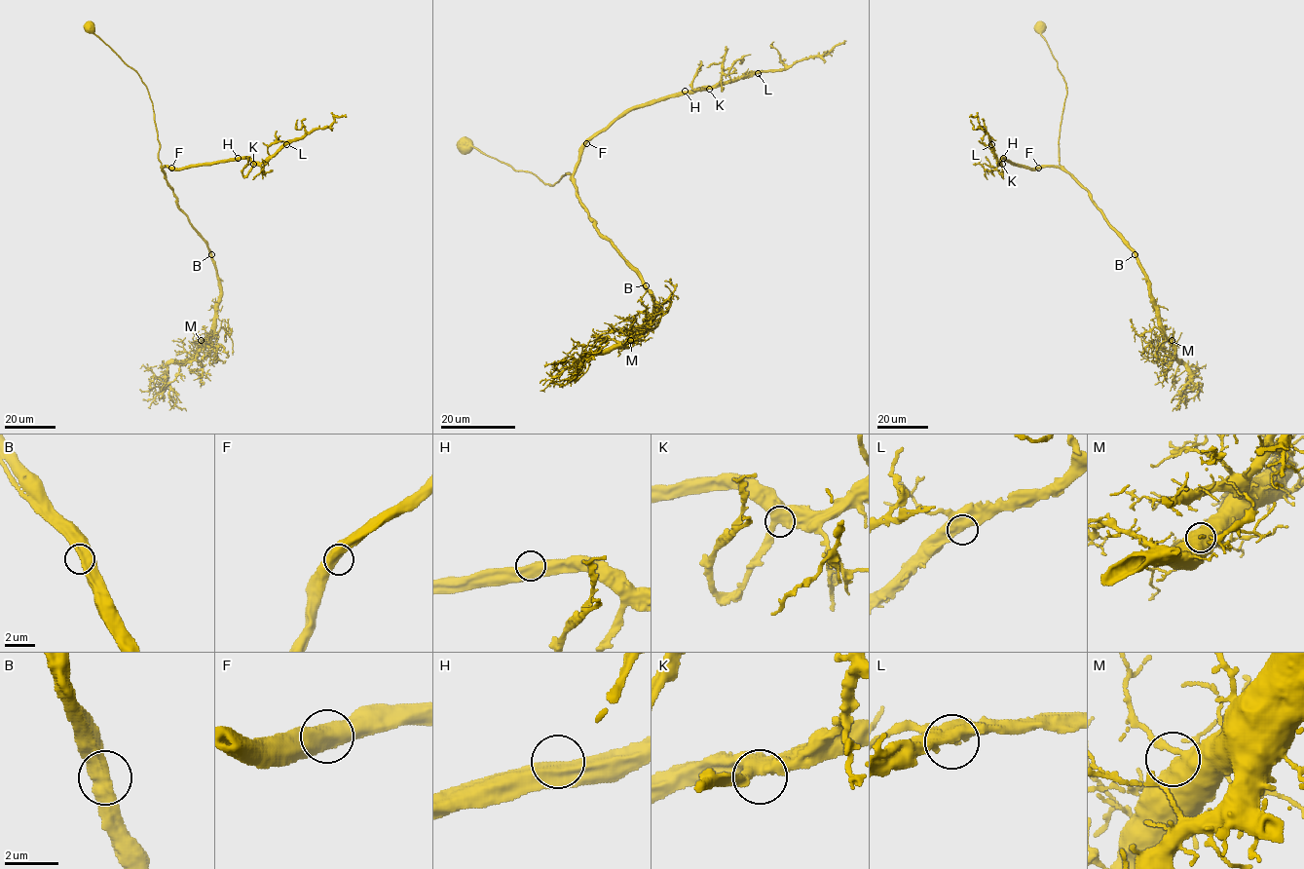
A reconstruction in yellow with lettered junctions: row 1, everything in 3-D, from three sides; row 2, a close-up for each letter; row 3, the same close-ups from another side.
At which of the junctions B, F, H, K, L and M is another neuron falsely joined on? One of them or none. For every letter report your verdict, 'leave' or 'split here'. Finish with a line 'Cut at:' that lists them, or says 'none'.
B: leave
F: leave
H: leave
K: leave
L: leave
M: leave
Cut at: none

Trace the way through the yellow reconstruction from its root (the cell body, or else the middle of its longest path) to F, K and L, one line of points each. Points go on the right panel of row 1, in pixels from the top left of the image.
F: (1041, 28), (1041, 35), (1065, 82), (1066, 94), (1060, 132), (1060, 166), (1038, 168)
K: (1041, 28), (1041, 35), (1057, 61), (1066, 90), (1060, 132), (1060, 166), (1025, 169), (1004, 158), (1002, 164)
L: (1041, 28), (1066, 90), (1060, 132), (1060, 166), (1025, 169), (1004, 158), (998, 162), (991, 144)

